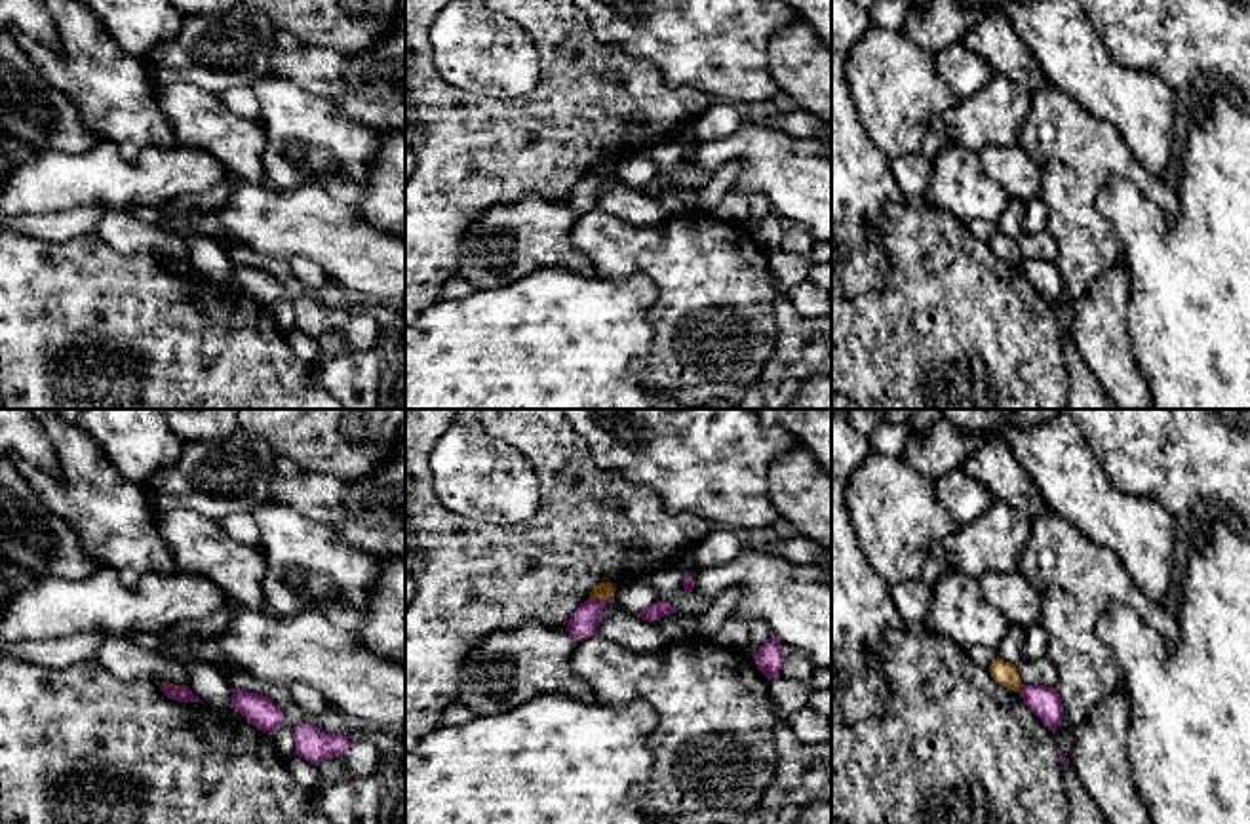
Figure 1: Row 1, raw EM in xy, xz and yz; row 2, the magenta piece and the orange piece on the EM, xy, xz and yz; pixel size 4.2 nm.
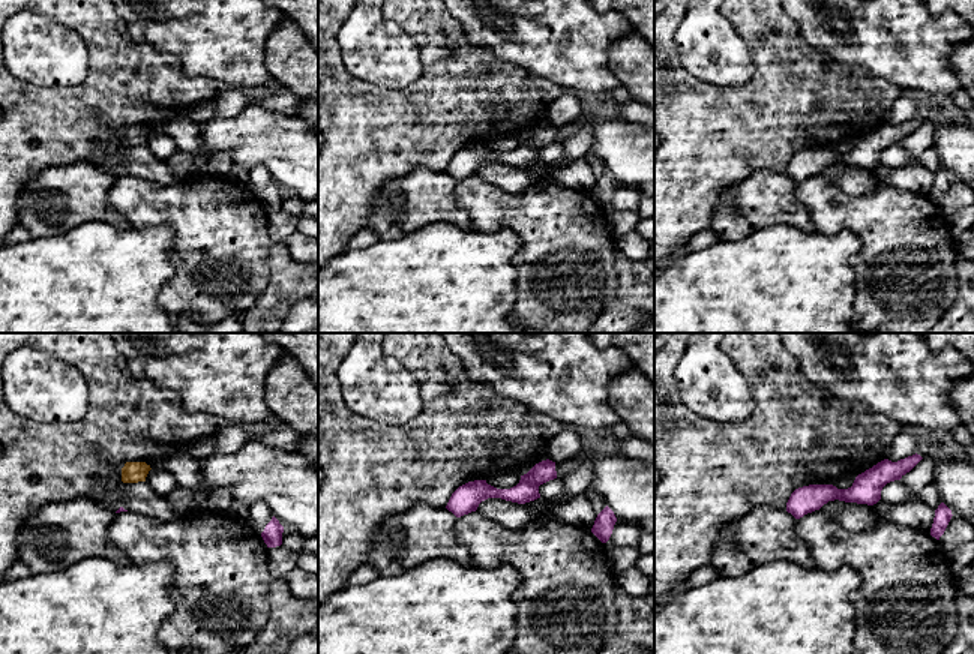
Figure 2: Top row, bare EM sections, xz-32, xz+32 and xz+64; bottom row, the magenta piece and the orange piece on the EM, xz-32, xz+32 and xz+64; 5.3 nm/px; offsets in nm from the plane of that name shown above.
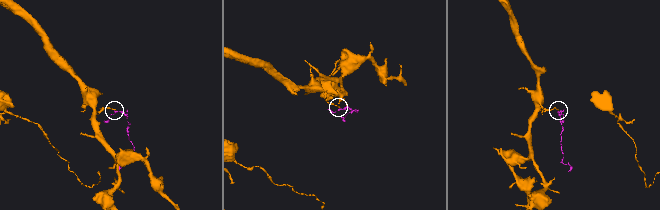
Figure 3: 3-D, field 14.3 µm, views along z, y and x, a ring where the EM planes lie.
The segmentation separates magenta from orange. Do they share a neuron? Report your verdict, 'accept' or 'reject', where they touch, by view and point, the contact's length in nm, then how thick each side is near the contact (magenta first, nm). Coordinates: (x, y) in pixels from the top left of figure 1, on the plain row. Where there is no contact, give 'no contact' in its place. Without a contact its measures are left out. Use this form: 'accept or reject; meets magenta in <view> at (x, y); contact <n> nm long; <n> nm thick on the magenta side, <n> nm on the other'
reject; meets magenta in xz at (602, 176); contact 110 nm long; 120 nm thick on the magenta side, 80 nm on the other

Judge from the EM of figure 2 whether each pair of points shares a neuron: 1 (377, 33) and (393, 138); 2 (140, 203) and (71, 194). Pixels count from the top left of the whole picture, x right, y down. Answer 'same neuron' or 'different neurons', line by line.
1: different neurons
2: different neurons

